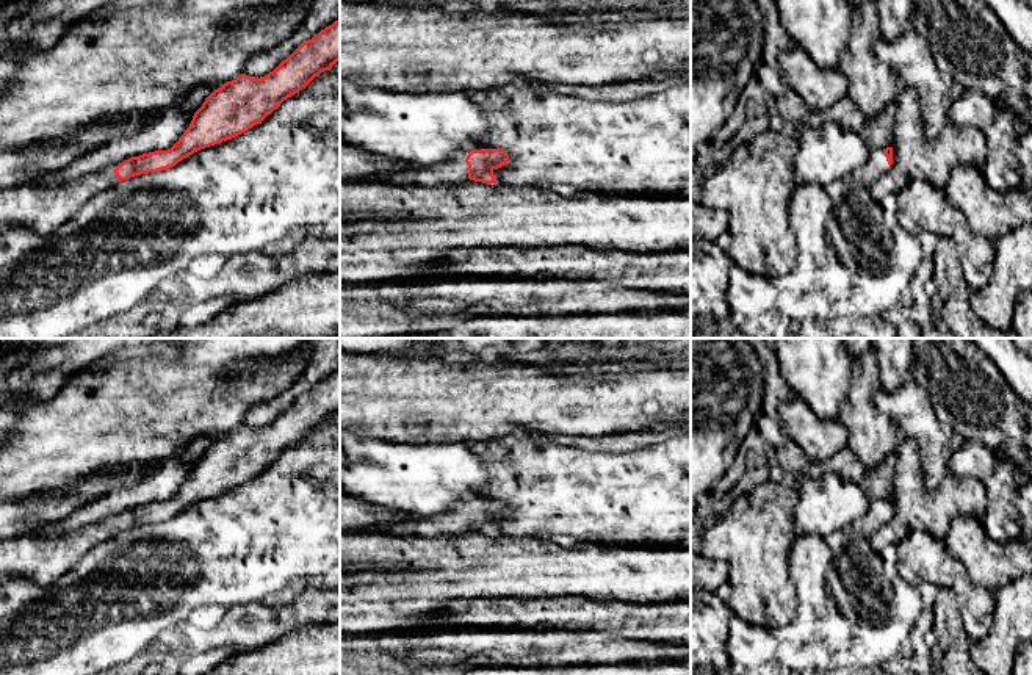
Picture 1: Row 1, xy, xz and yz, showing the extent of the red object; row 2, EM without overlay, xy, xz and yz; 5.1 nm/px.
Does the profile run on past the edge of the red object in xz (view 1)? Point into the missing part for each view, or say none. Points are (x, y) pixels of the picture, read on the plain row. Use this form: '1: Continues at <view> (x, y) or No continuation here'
1: Continues at xz (454, 522)

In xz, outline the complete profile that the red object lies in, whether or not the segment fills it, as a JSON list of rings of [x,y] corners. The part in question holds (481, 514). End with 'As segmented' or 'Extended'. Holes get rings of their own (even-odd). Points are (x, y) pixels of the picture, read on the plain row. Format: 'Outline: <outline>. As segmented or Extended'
Outline: [[[473,496],[454,504],[449,511],[420,517],[412,515],[406,522],[374,525],[362,531],[420,536],[420,537],[457,537],[467,529],[482,534],[496,534],[493,522],[507,515],[509,506],[504,500],[484,500]]]. Extended

